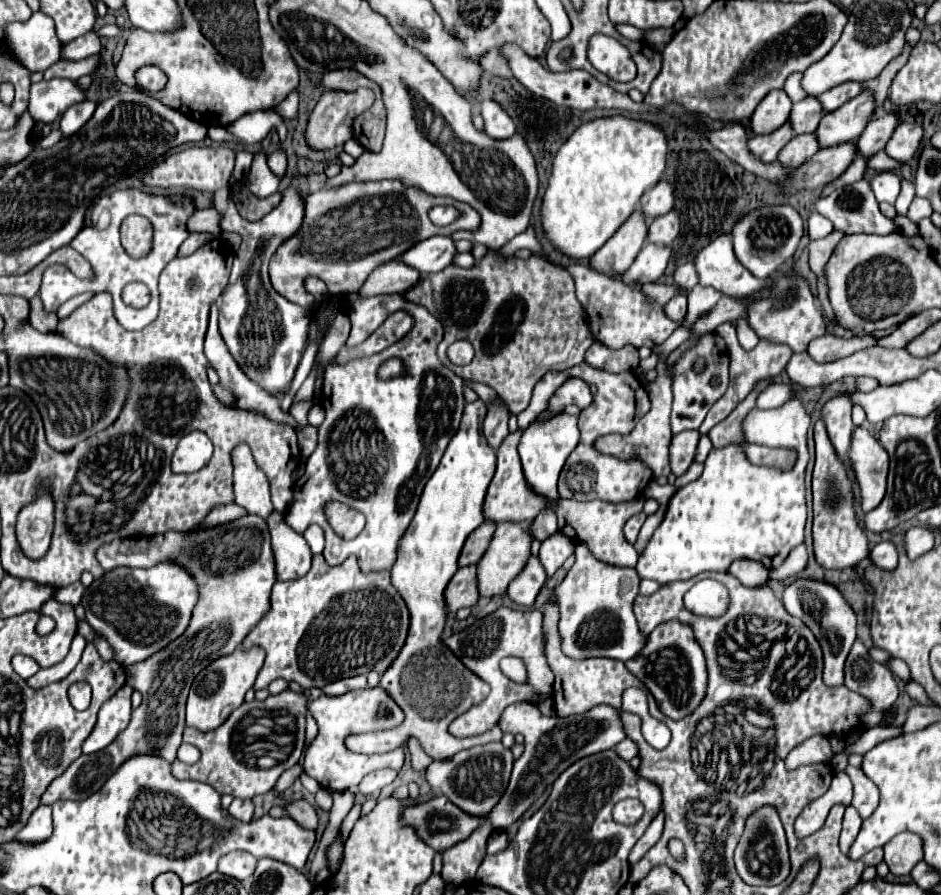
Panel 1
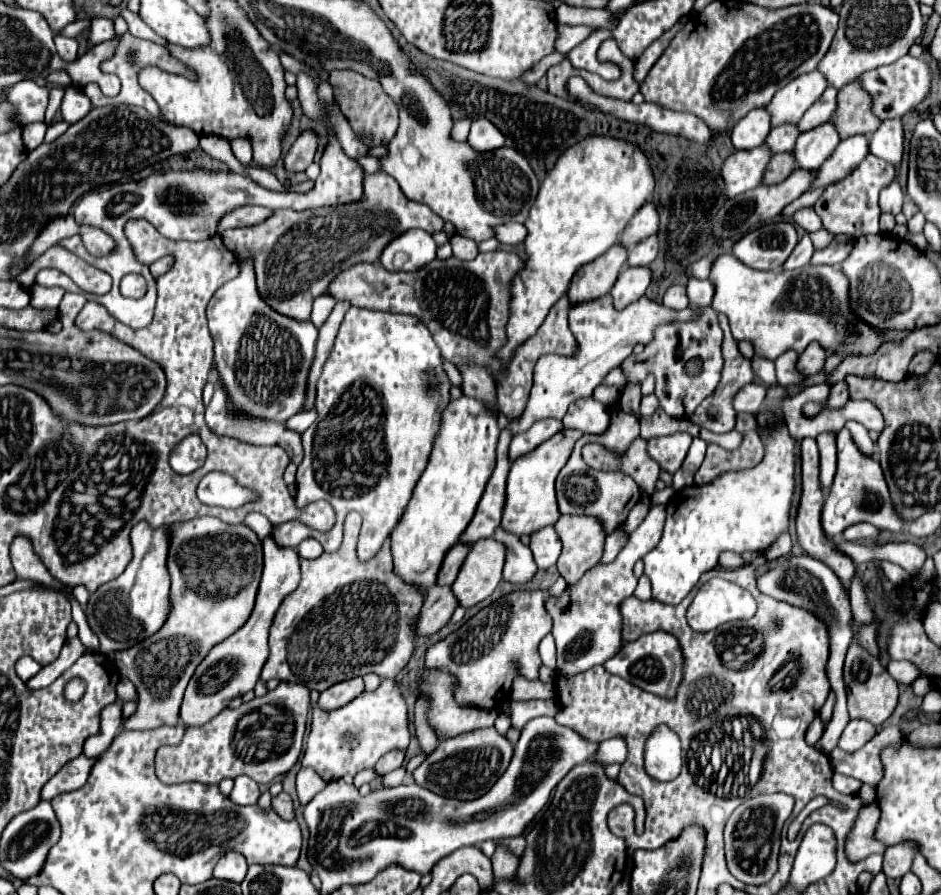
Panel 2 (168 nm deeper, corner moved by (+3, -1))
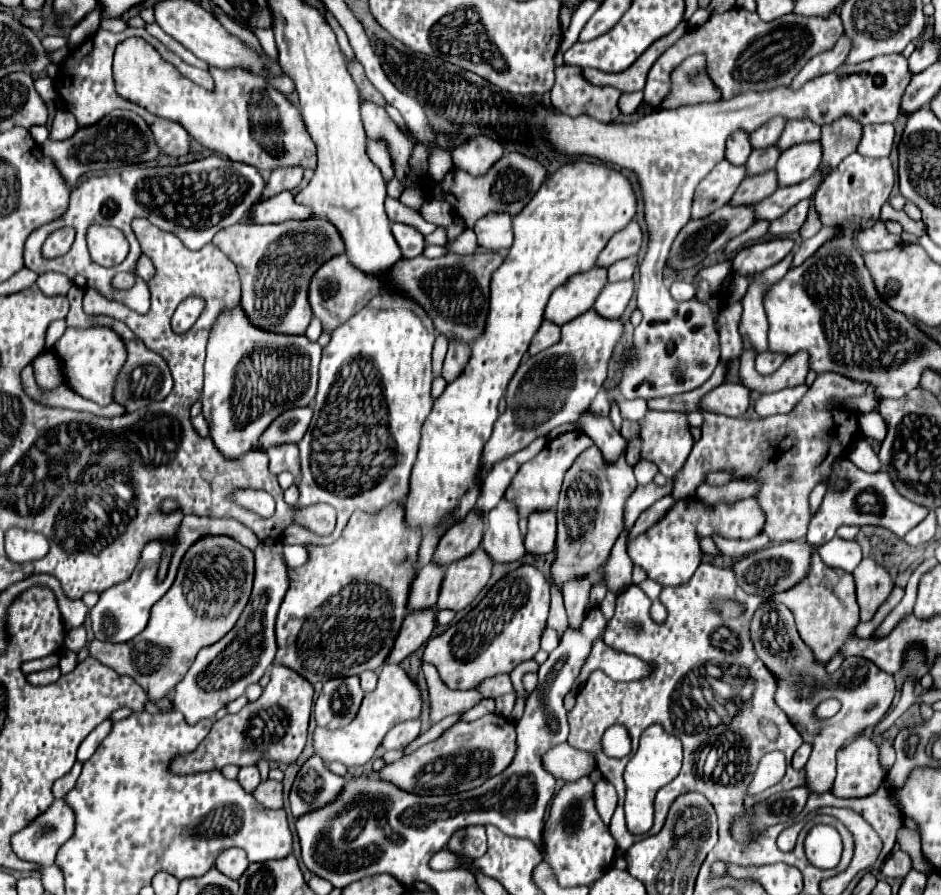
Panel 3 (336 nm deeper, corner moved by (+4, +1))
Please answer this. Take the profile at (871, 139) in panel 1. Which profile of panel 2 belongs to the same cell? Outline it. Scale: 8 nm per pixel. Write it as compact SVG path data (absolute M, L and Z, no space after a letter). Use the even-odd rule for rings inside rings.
M863 135L841 141L833 151L833 155L819 167L819 181L815 181L811 189L827 187L835 181L841 181L851 173L851 169L855 169L855 165L859 165L859 161L863 161L867 153L869 153L869 141Z

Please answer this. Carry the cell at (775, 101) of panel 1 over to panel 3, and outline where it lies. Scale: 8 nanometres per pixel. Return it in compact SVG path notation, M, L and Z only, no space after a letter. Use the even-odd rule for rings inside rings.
M734 131L726 143L726 159L734 165L744 165L752 153L750 135L746 131Z

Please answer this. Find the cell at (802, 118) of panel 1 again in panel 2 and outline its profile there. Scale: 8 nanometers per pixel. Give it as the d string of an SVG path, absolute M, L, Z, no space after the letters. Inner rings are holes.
M781 125L781 127L771 129L771 133L765 139L765 145L771 151L771 155L789 153L793 151L797 137L799 137L799 131L795 125Z

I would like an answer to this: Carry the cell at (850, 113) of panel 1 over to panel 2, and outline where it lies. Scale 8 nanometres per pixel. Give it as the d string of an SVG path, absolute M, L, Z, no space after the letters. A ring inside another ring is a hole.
M827 121L819 129L811 129L797 137L793 157L799 169L819 169L819 165L835 151L839 145L839 133L833 123Z

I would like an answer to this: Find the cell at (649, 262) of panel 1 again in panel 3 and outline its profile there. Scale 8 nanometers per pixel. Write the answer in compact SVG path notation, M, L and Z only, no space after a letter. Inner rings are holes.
M626 279L626 281L616 281L616 283L608 283L602 293L598 295L594 309L602 315L602 317L620 317L626 309L626 305L630 303L634 295L634 281Z

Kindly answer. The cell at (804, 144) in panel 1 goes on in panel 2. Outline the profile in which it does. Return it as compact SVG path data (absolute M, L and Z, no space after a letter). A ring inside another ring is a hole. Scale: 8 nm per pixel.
M779 153L779 155L773 155L767 169L765 169L765 175L763 175L763 185L777 185L779 181L785 181L791 173L795 171L795 159L793 159L793 153Z

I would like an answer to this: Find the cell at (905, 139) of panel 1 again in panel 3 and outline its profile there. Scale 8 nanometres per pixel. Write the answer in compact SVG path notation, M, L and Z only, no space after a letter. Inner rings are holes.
M878 123L878 125L864 127L858 153L866 157L888 157L892 147L894 147L894 125Z

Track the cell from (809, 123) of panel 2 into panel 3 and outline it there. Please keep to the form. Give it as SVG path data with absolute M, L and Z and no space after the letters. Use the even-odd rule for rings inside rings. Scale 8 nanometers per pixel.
M792 119L786 123L786 129L782 133L782 137L778 139L778 147L784 151L792 145L804 143L804 141L816 141L820 139L820 125L816 125L814 121L806 119Z

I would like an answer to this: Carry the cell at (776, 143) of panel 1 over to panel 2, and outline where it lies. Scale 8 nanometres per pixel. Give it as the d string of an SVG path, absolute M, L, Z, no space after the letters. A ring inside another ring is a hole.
M765 145L751 151L735 151L729 155L721 167L721 177L725 181L725 197L737 197L749 189L755 189L765 173L771 155Z

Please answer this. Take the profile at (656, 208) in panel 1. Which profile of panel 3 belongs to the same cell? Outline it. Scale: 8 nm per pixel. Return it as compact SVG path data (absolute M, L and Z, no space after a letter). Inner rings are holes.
M632 219L628 223L628 227L624 227L612 235L612 239L608 241L608 245L602 249L602 253L598 257L598 265L610 267L612 263L616 263L620 259L636 255L640 251L640 247L642 247L642 229L640 229L640 223L636 219Z

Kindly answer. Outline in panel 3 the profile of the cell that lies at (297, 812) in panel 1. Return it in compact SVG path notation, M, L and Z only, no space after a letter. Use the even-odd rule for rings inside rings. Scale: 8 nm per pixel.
M264 781L258 785L258 789L254 791L254 797L260 805L268 807L268 809L282 809L284 807L284 799L282 799L282 783L278 781Z

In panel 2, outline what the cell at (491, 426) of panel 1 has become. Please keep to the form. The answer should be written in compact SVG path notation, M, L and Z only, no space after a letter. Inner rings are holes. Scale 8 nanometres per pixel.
M463 365L463 369L459 369L463 383L461 383L461 391L467 397L477 397L485 403L497 405L497 395L495 395L495 383L489 375L487 369L483 369L481 365Z

